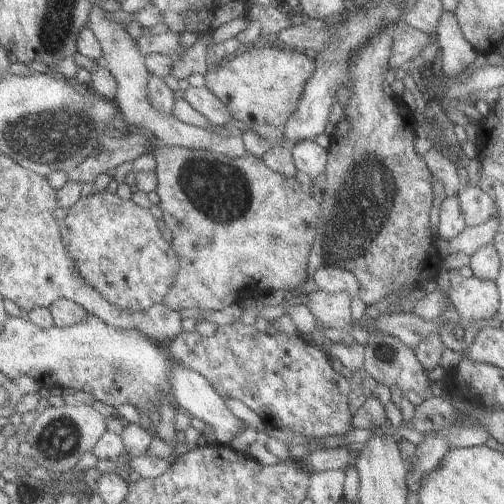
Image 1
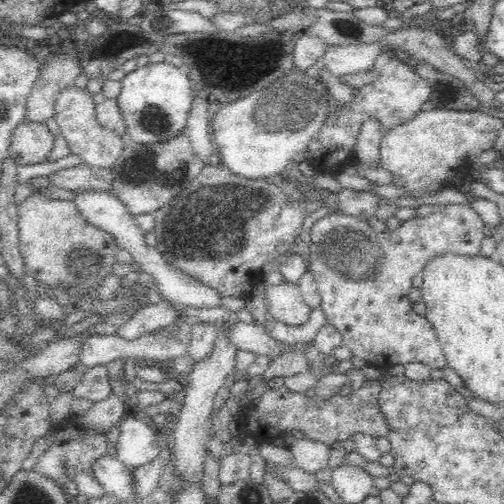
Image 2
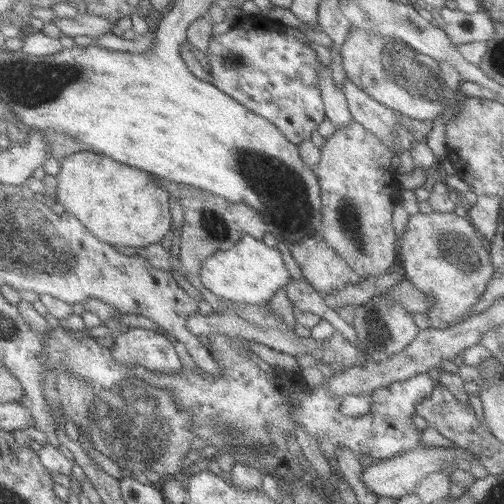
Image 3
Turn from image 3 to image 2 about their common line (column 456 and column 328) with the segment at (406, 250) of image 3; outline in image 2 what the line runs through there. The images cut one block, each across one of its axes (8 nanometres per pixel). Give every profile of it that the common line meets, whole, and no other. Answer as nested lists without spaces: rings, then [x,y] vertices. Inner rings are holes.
[[[470,204],[442,206],[442,210],[438,210],[432,216],[420,220],[408,218],[408,222],[402,222],[384,234],[376,234],[368,222],[356,216],[328,214],[318,222],[314,222],[310,228],[310,246],[306,246],[306,260],[308,260],[308,272],[312,272],[314,282],[318,284],[322,294],[320,308],[328,324],[340,332],[342,344],[348,346],[354,356],[366,360],[368,366],[382,370],[392,370],[394,366],[406,366],[410,362],[426,364],[430,370],[446,370],[448,360],[440,348],[434,328],[424,316],[418,316],[412,310],[414,302],[408,298],[408,294],[414,288],[412,276],[420,276],[424,262],[436,252],[444,250],[456,250],[464,254],[480,252],[482,238],[484,238],[484,220]]]

